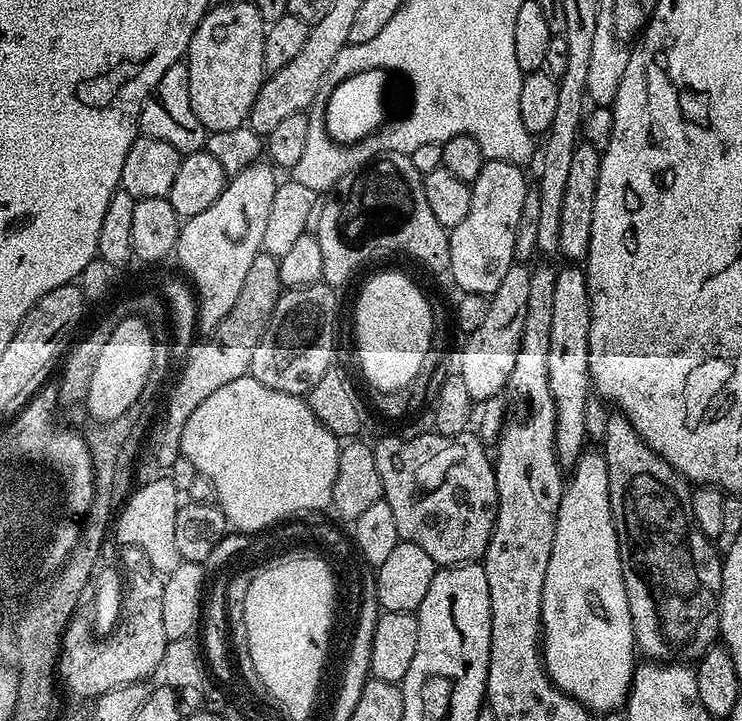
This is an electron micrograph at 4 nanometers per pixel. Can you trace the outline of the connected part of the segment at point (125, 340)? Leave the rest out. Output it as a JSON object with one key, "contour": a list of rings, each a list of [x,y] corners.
{"contour":[[[133,315],[118,322],[117,329],[106,341],[94,374],[91,375],[90,388],[86,399],[88,412],[97,422],[114,420],[134,405],[135,399],[142,392],[146,380],[152,375],[152,364],[158,360],[158,344],[153,339],[149,322],[139,315]]]}

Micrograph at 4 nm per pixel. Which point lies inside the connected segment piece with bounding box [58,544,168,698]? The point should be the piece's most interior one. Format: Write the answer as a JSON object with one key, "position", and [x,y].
{"position":[89,665]}

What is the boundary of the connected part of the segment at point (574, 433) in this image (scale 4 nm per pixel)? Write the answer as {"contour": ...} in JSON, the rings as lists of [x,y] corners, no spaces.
{"contour":[[[564,266],[556,274],[554,282],[554,307],[550,326],[550,355],[546,368],[550,378],[550,390],[556,407],[556,457],[561,469],[576,467],[576,460],[585,451],[586,402],[590,399],[590,298],[588,297],[588,273],[580,266]]]}

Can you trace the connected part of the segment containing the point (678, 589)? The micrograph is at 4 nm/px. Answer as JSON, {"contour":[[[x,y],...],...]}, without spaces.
{"contour":[[[622,414],[609,415],[606,422],[606,434],[602,441],[602,451],[606,470],[608,471],[608,481],[610,482],[610,506],[614,514],[616,523],[616,533],[618,534],[618,550],[622,558],[622,582],[626,582],[626,602],[630,602],[630,618],[632,619],[632,629],[636,635],[636,647],[641,653],[644,652],[649,661],[652,662],[695,662],[700,659],[700,655],[706,649],[713,647],[717,643],[720,635],[720,591],[722,590],[722,563],[721,553],[715,543],[698,530],[698,522],[694,522],[694,510],[692,509],[692,493],[689,481],[684,479],[684,475],[670,462],[666,462],[651,446],[642,439],[634,430],[634,426]]]}

